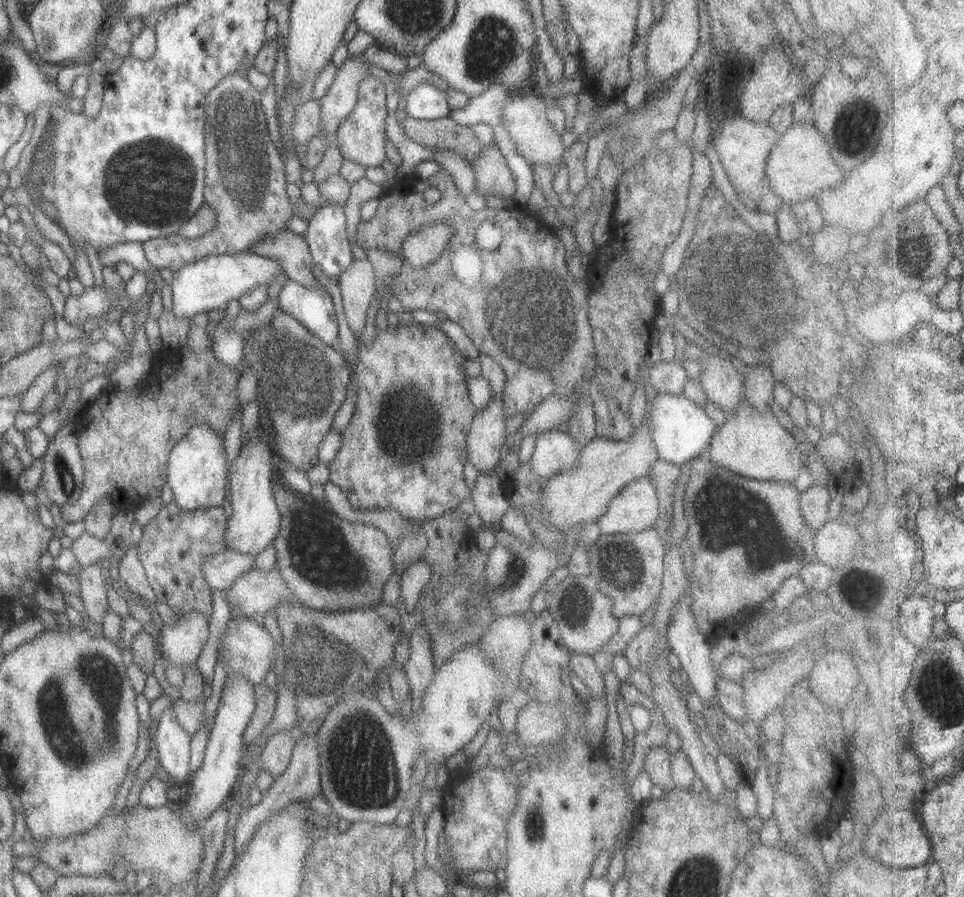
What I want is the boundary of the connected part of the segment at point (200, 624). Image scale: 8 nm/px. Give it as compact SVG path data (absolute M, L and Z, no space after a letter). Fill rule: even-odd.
M189 612L178 617L173 624L159 630L160 655L165 666L194 664L201 647L207 642L208 619L198 612Z

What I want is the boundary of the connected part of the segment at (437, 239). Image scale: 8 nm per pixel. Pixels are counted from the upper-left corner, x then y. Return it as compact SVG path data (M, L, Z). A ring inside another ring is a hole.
M433 224L416 228L401 242L401 258L411 269L423 269L439 259L439 252L447 247L451 230L443 224Z

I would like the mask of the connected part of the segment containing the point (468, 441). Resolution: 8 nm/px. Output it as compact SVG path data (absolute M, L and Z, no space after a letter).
M491 398L480 411L475 411L469 424L464 444L464 462L467 461L477 472L490 472L500 457L504 443L504 408L499 398Z

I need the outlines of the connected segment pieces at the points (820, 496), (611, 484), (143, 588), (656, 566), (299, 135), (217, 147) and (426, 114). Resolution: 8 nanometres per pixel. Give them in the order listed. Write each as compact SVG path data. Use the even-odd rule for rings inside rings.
M826 485L811 486L805 492L801 492L799 498L799 511L803 516L803 522L809 526L810 530L821 528L821 524L827 518L827 502L829 502L829 493L827 494Z
M646 416L643 417L639 428L627 438L614 441L593 437L580 448L573 463L574 467L546 479L542 486L541 509L548 524L554 526L551 529L560 530L598 519L605 512L610 498L633 479L645 476L655 459L656 452L648 433Z
M130 545L125 554L116 560L118 581L123 588L129 588L133 593L149 602L157 602L149 583L146 581L144 568L136 555L136 548Z
M654 525L641 532L627 534L599 535L594 543L587 546L589 575L596 582L596 587L611 599L610 613L615 618L638 616L643 614L658 596L662 583L662 558L664 555L663 540L654 529Z
M313 99L299 103L294 108L290 124L290 135L295 145L304 145L317 134L320 123L319 111L320 101L313 101Z
M233 72L226 74L223 79L221 79L217 85L215 85L205 96L204 100L204 187L203 187L203 205L207 206L213 214L215 214L215 225L211 231L207 231L205 235L197 237L197 239L186 240L177 236L169 237L154 237L152 240L147 240L147 242L142 244L142 250L144 253L145 261L149 264L151 269L160 270L167 269L171 273L179 272L179 268L183 268L187 264L191 264L211 255L219 254L237 254L237 253L249 253L249 248L255 246L257 242L265 240L265 236L273 236L275 232L279 230L286 230L286 223L290 218L293 217L293 206L292 202L289 201L288 196L285 193L285 177L283 171L283 158L279 154L279 150L275 148L273 143L269 140L267 133L267 125L265 123L265 117L263 111L261 110L261 105L259 104L259 92L257 92L247 81L246 77L240 72Z
M419 83L405 95L404 113L413 120L435 120L450 112L446 96L432 84Z

